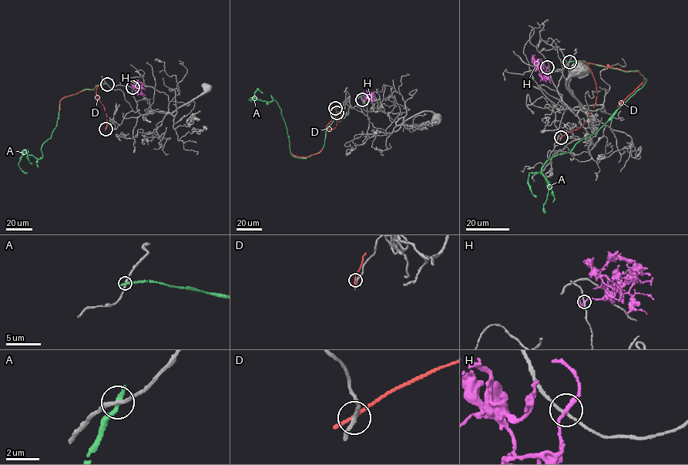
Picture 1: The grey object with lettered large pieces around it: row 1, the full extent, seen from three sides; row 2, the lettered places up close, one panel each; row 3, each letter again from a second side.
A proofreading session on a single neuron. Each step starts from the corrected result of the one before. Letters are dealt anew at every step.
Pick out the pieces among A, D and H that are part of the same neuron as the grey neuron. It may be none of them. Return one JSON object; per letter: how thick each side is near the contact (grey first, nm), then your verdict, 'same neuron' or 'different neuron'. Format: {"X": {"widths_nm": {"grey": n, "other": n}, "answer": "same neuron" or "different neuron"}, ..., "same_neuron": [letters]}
{"A": {"widths_nm": {"grey": 220, "other": 300}, "answer": "different neuron"}, "D": {"widths_nm": {"grey": 200, "other": 170}, "answer": "different neuron"}, "H": {"widths_nm": {"grey": 170, "other": 200}, "answer": "same neuron"}, "same_neuron": ["H"]}

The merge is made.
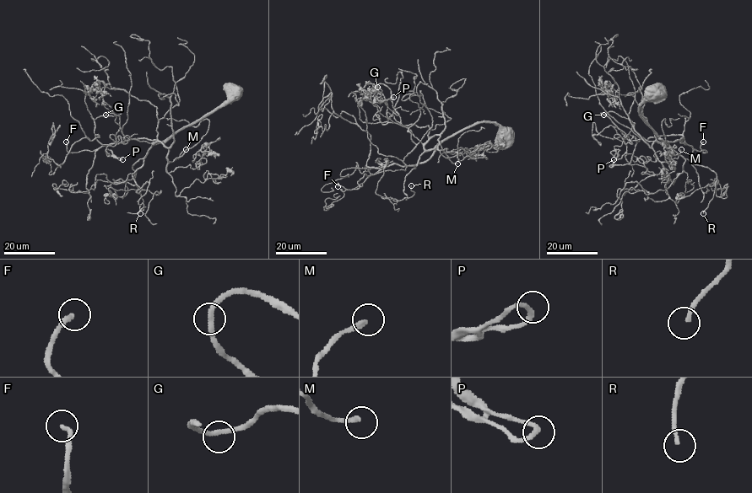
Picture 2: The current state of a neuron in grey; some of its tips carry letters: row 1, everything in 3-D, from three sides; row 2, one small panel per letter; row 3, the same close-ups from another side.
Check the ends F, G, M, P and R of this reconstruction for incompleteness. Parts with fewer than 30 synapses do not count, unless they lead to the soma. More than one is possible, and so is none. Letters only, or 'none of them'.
F, R

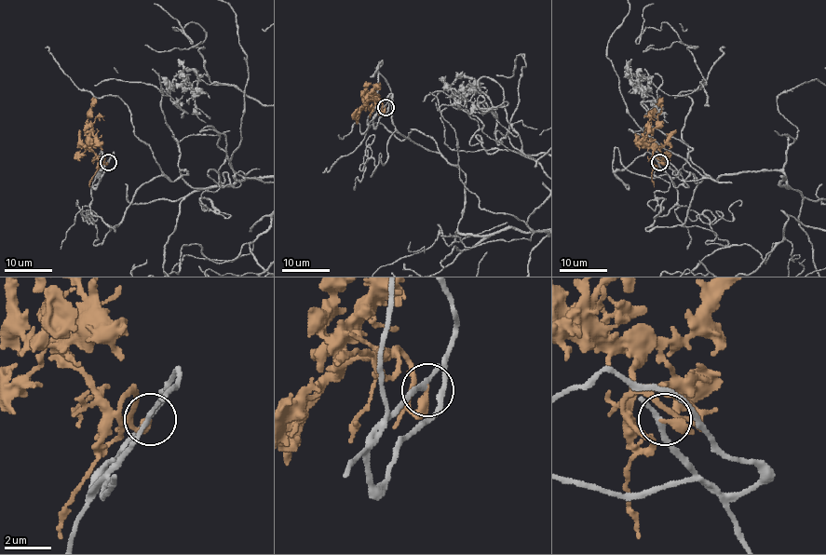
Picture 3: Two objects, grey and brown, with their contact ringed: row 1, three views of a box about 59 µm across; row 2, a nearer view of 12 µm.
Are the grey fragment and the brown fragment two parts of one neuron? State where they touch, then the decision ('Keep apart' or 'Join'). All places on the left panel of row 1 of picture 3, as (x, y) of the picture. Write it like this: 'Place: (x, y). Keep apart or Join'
Place: (108, 162). Join

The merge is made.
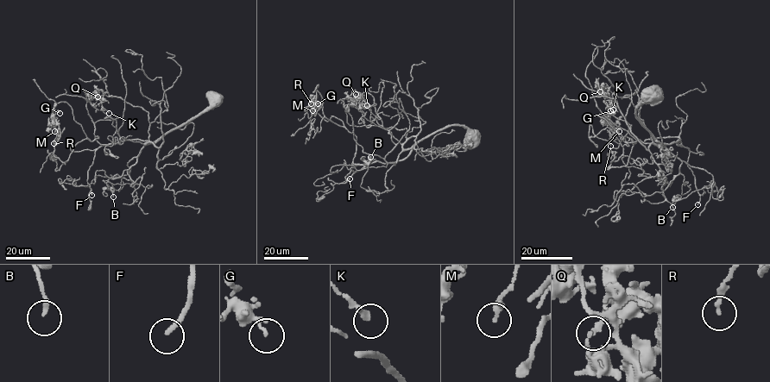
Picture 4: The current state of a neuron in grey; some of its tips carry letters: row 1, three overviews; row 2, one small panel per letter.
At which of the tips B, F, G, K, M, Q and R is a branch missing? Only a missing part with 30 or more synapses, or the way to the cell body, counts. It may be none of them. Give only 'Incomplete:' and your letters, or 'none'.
Incomplete: B, F

